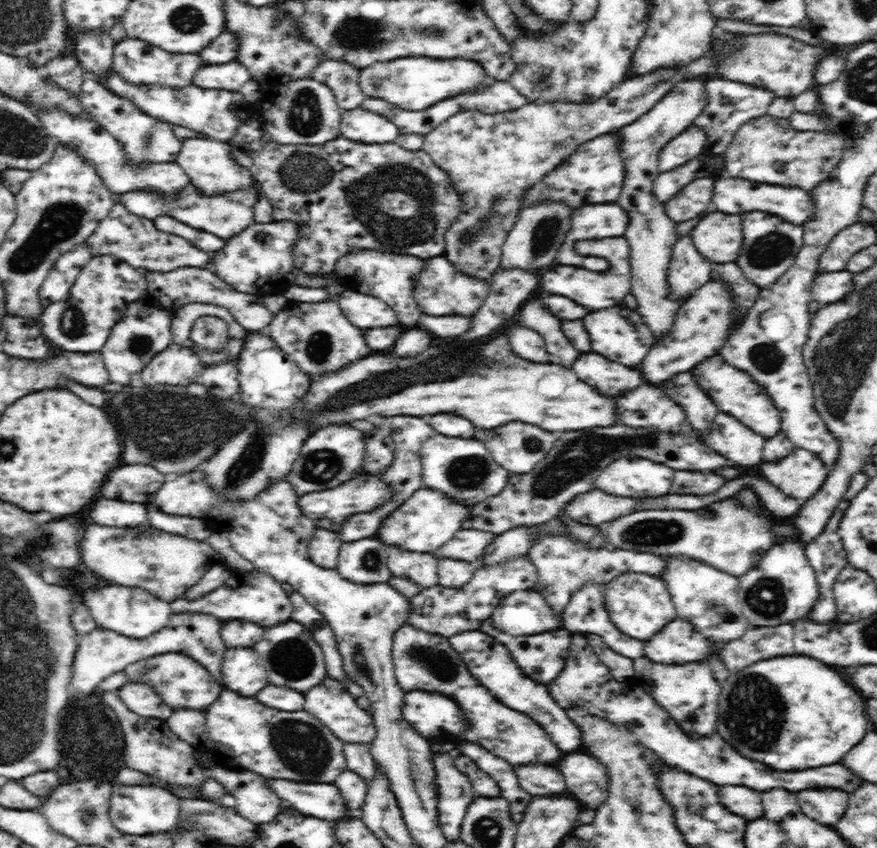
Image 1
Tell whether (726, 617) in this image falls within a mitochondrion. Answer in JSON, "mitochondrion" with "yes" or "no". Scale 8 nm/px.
{"mitochondrion":"yes"}

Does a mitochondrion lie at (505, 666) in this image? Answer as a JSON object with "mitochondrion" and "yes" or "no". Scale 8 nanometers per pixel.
{"mitochondrion":"no"}

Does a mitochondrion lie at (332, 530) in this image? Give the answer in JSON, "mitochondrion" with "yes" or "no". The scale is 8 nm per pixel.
{"mitochondrion":"no"}

